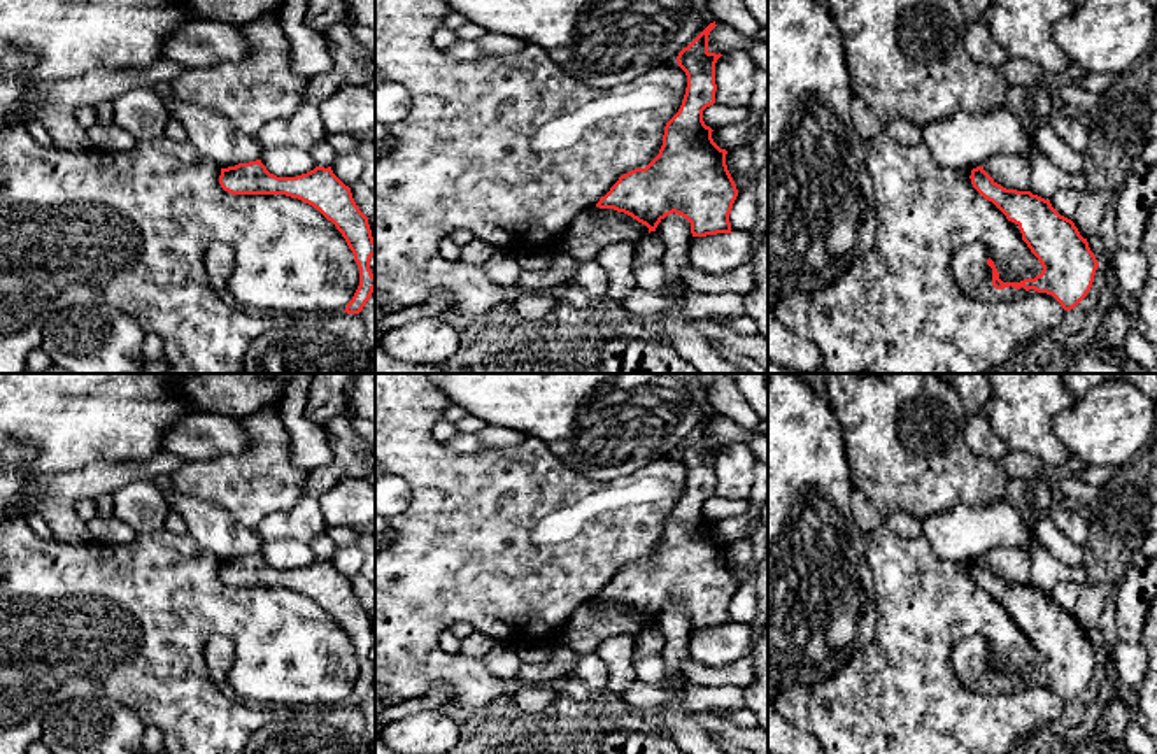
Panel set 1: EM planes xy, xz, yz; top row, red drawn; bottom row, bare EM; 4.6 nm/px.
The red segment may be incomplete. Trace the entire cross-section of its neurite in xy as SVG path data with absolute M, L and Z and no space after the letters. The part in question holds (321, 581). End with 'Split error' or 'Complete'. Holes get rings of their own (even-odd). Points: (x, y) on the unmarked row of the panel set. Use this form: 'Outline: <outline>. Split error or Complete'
Outline: M261 552L221 561L219 577L231 587L286 587L317 601L345 631L359 661L359 679L347 696L347 707L359 707L375 682L370 652L375 633L368 610L356 598L351 580L345 579L331 559L316 559L296 570L277 570Z. Complete

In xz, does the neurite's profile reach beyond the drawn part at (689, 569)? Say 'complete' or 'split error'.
complete

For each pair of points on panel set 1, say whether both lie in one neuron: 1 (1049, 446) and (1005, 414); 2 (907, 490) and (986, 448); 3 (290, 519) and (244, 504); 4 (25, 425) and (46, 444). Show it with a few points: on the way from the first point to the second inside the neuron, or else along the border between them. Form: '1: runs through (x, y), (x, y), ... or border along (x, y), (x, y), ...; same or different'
1: runs through (1038, 439), (1015, 416); same
2: border along (968, 416), (966, 446), (998, 463); different
3: border along (302, 495), (288, 509), (270, 512), (255, 530); different
4: runs through (30, 428), (41, 439); same

